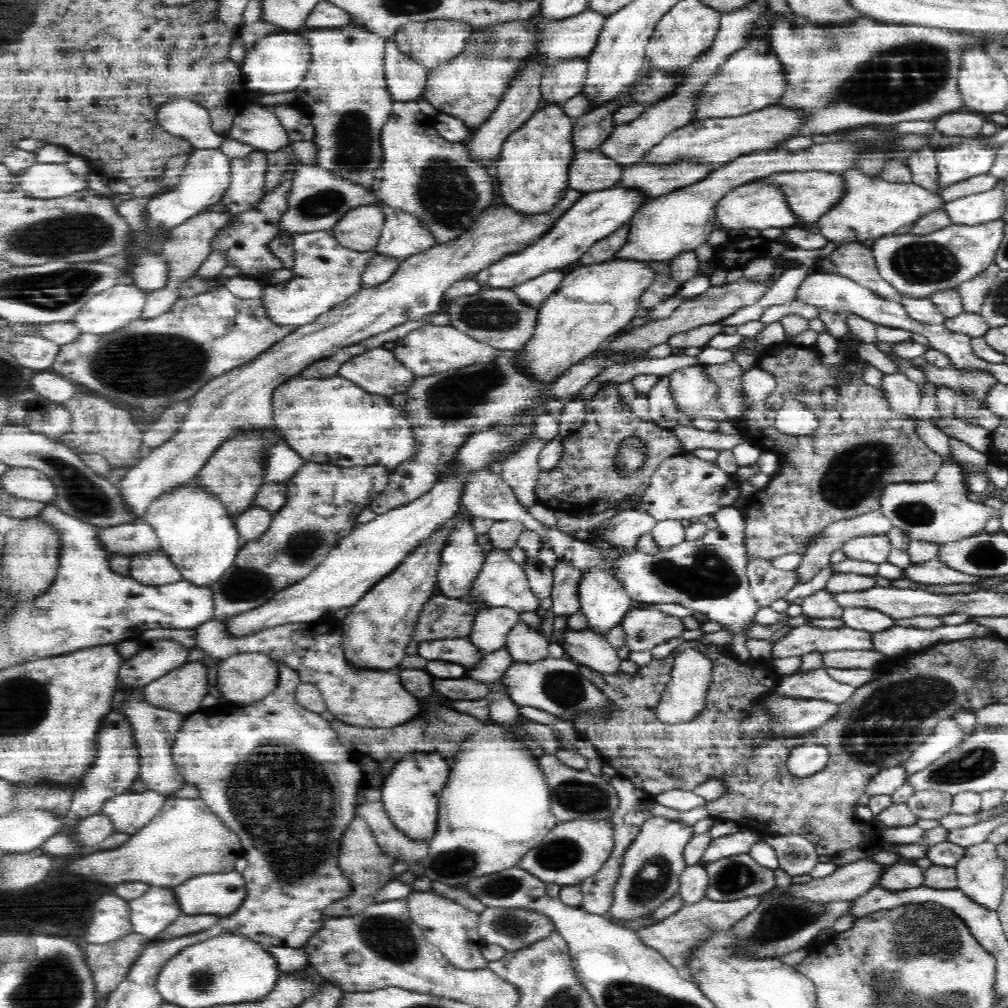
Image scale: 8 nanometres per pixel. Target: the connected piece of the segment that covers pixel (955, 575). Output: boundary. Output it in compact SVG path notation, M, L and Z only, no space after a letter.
M936 557L924 564L911 562L904 569L904 578L922 584L974 584L984 577L955 571Z

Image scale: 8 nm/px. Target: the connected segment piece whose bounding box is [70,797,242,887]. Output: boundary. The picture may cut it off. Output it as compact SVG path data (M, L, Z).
M170 797L154 819L130 835L124 844L110 850L90 852L84 860L74 862L70 870L104 884L136 880L151 886L175 887L201 874L230 870L231 857L240 854L237 834L228 829L200 797Z

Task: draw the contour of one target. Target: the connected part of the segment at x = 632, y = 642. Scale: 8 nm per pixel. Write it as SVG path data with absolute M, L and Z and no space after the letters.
M655 608L629 609L619 625L626 632L625 644L632 652L651 650L678 638L686 630L682 617L664 614Z

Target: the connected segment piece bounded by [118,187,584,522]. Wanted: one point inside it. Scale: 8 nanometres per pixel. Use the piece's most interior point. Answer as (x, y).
(242, 397)

